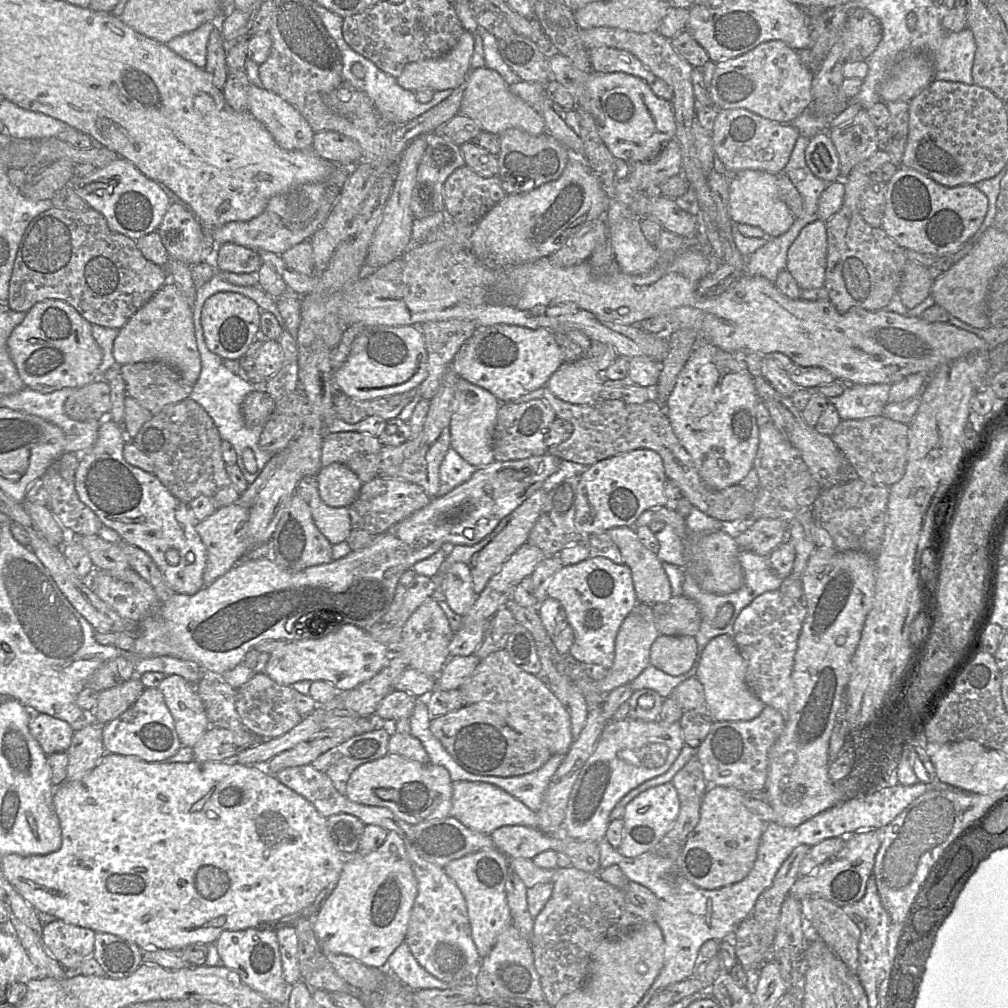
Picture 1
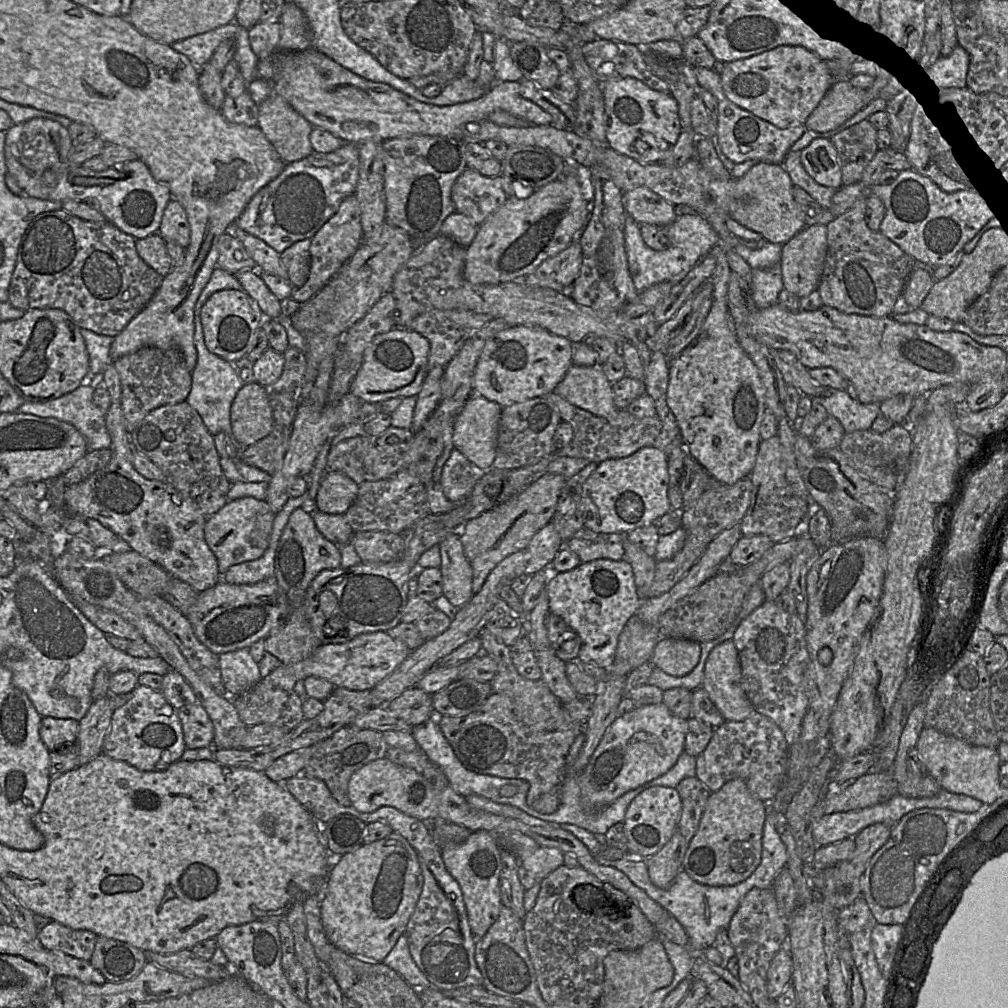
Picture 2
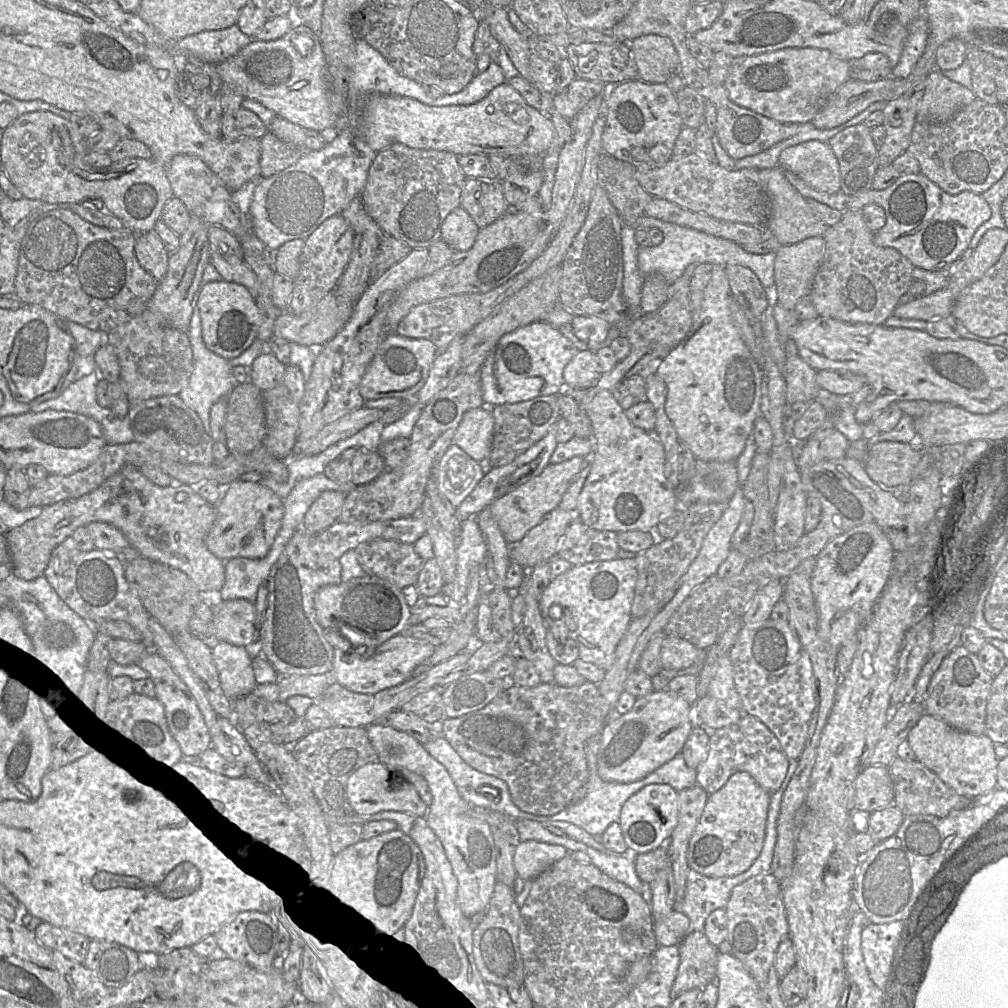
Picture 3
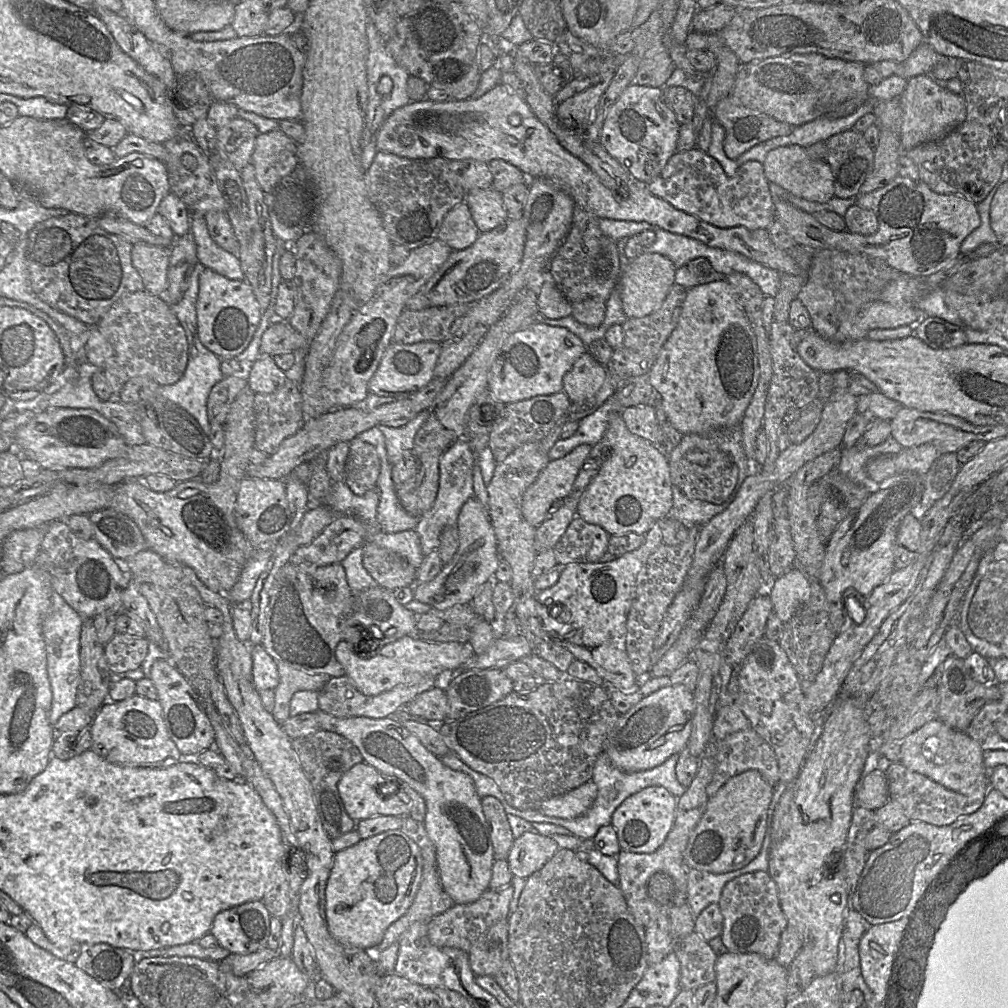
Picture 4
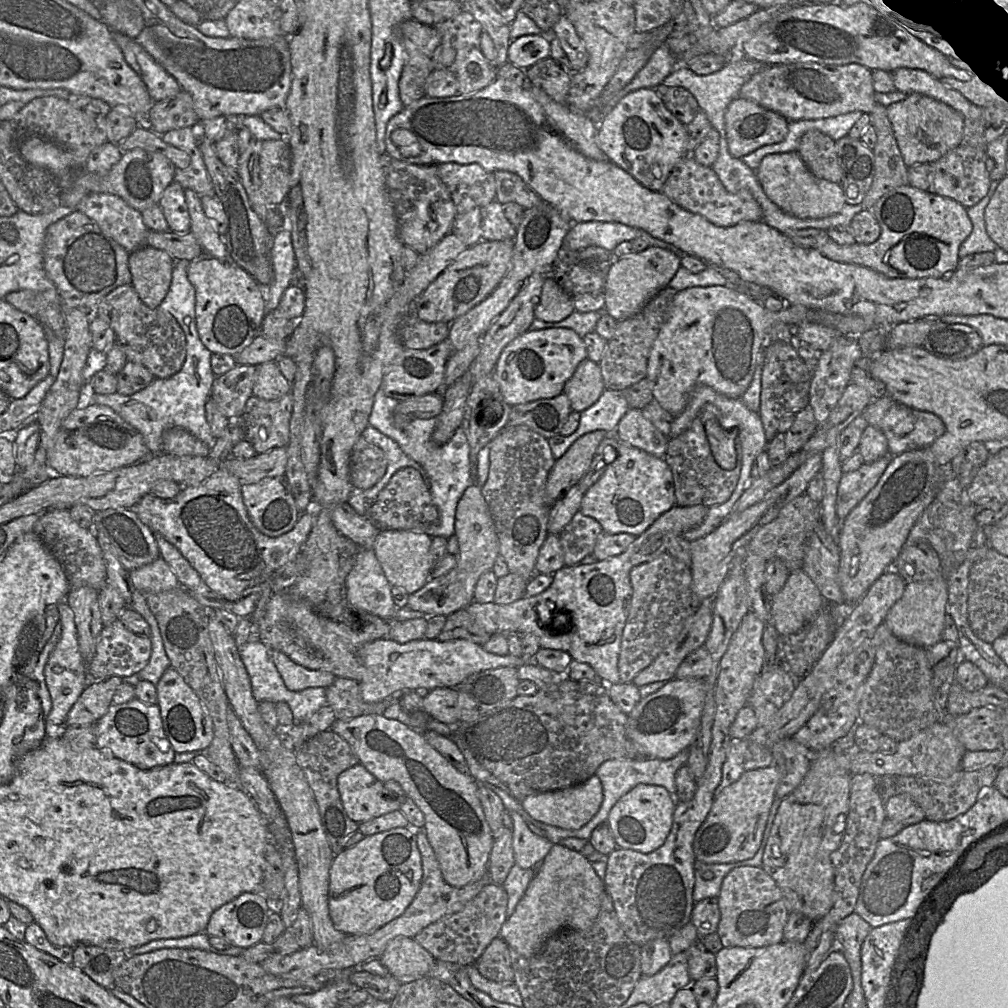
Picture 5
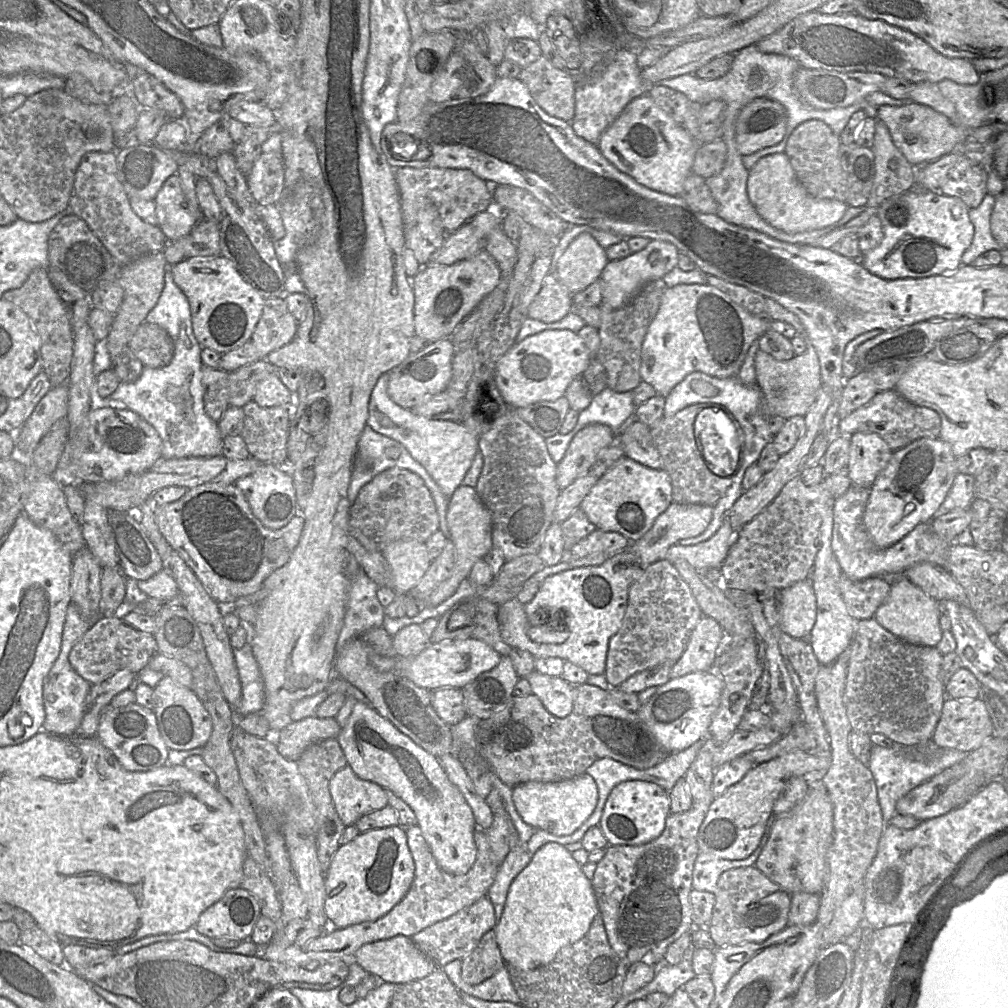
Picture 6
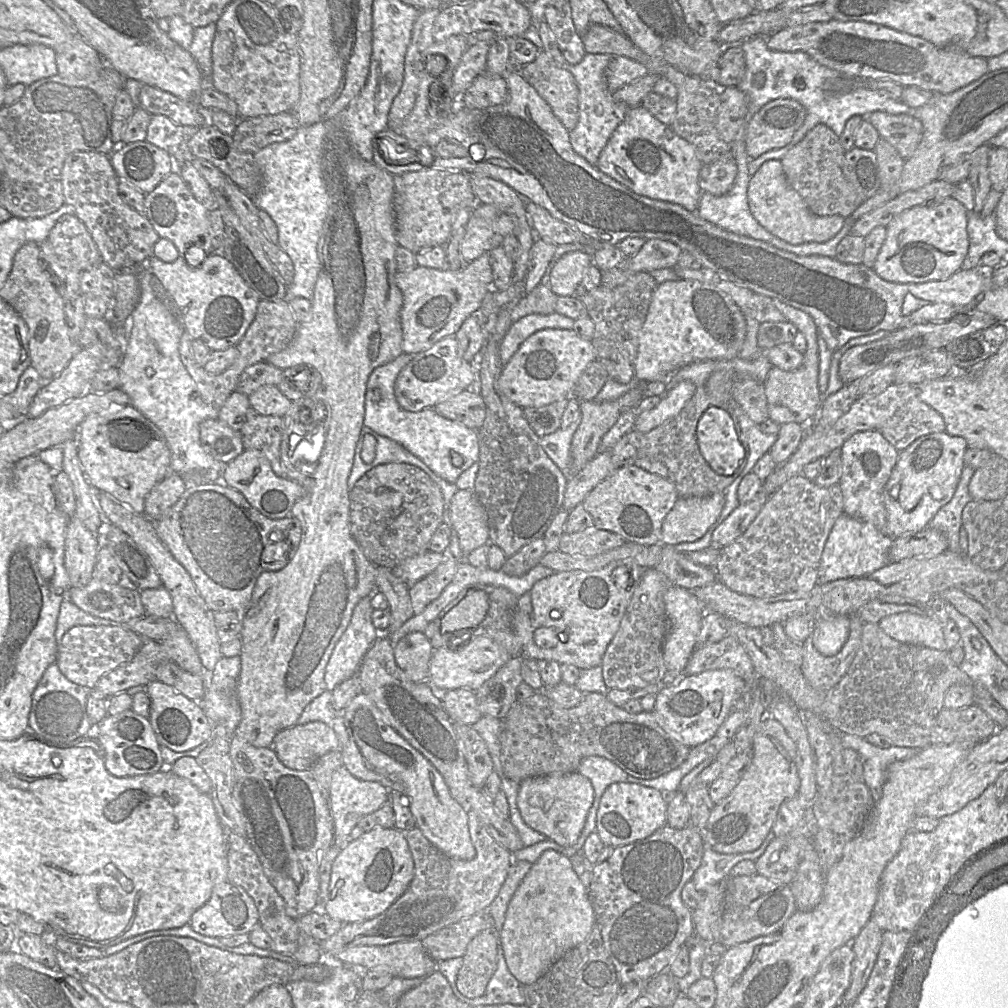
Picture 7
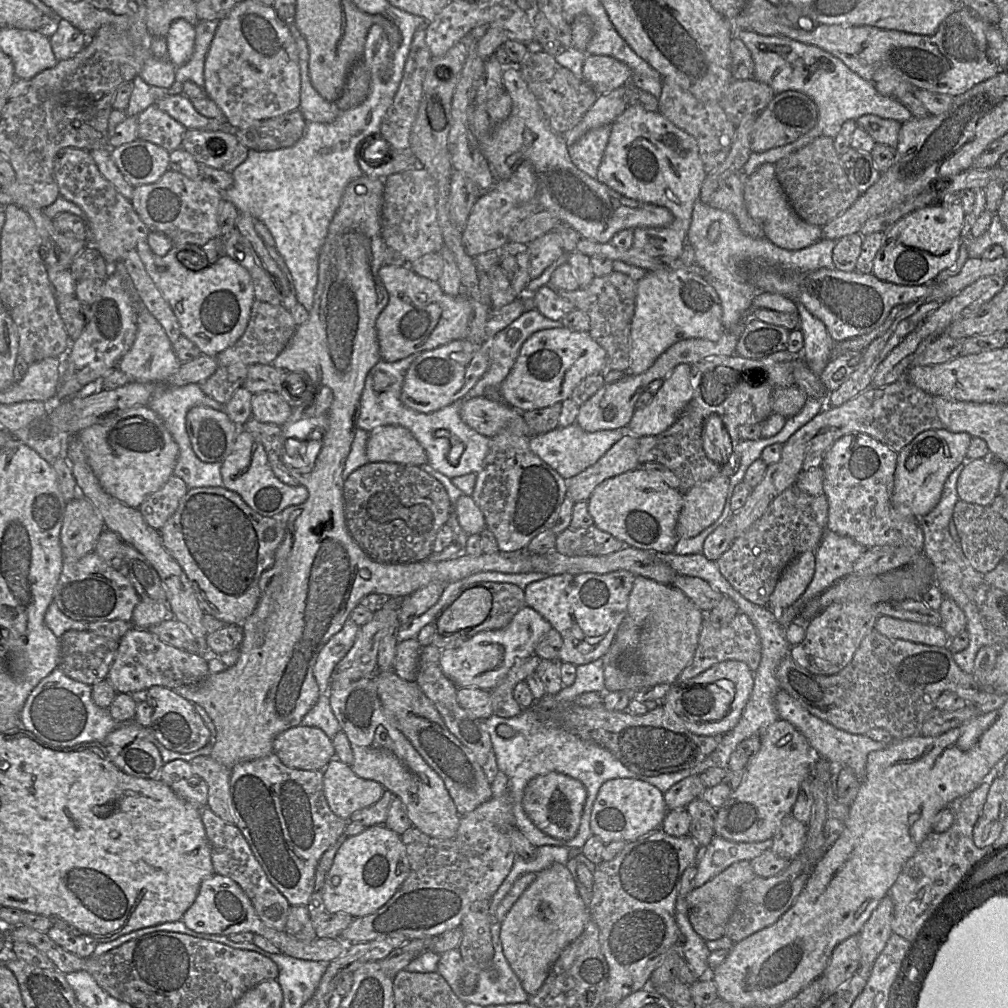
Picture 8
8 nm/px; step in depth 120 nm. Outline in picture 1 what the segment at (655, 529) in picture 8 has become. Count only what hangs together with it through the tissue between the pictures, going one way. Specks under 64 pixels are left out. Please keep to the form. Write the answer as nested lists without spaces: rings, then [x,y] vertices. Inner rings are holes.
[[[583,357],[574,362],[564,362],[551,375],[545,387],[565,402],[593,405],[601,400],[603,382],[603,373]],[[639,448],[602,459],[588,466],[579,477],[575,526],[585,536],[606,532],[619,526],[634,527],[635,521],[644,511],[653,507],[664,507],[667,503],[665,495],[667,476],[663,461],[661,456],[651,449]]]

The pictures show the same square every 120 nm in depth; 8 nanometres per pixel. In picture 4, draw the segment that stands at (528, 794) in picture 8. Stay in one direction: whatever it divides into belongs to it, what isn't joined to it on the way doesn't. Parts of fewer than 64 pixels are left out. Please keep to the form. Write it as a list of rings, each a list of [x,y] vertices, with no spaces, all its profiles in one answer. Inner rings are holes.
[[[591,779],[577,788],[544,801],[538,811],[546,816],[573,819],[583,815],[597,797],[597,786]]]

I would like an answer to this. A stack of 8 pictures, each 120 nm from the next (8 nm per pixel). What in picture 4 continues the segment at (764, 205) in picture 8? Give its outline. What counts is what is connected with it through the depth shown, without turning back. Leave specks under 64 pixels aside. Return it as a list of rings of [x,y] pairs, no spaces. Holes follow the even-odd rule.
[[[790,145],[771,150],[766,155],[763,170],[769,184],[775,183],[796,197],[819,203],[835,197],[834,176],[828,162],[812,159],[804,147]]]

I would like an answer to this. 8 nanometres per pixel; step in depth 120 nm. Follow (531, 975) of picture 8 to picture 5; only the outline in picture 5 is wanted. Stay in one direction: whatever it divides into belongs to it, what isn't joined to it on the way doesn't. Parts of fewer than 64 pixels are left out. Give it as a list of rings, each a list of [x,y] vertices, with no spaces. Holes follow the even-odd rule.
[[[554,844],[535,867],[534,875],[514,912],[503,923],[499,937],[523,957],[537,954],[546,940],[561,929],[587,930],[594,923],[605,893],[603,880],[578,851]]]

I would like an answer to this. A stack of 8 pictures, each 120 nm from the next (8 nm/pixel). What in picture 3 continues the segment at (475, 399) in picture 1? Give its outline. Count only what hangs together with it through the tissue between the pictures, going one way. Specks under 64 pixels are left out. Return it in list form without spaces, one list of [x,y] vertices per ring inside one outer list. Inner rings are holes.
[[[479,407],[468,410],[456,430],[453,444],[459,446],[471,458],[480,462],[490,457],[494,435],[492,410]]]

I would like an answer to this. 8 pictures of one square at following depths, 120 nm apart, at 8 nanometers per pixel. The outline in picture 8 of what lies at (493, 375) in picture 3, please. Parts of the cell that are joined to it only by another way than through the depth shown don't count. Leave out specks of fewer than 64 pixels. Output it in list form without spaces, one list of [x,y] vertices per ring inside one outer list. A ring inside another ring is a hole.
[[[565,326],[535,332],[522,345],[507,377],[499,387],[501,400],[525,412],[552,406],[571,397],[573,390],[587,376],[607,370],[607,353],[589,332]]]

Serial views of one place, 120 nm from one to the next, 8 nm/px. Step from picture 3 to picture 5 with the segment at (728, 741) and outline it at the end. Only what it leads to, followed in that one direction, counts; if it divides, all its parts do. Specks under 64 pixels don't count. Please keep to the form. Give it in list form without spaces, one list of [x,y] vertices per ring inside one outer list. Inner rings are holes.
[[[732,738],[722,765],[721,780],[715,788],[715,797],[744,772],[764,768],[774,764],[770,748],[762,746],[748,738]]]

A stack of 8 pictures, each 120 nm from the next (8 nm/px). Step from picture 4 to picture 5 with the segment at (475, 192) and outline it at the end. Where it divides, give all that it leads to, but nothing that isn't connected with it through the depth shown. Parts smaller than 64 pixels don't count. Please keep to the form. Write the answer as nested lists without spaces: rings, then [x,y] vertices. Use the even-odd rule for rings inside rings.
[[[497,200],[480,208],[482,240],[513,240],[516,228],[504,215],[503,205]]]

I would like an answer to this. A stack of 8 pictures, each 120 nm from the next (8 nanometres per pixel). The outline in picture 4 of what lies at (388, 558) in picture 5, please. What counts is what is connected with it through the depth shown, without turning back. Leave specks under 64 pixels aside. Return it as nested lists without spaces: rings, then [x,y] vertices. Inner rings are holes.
[[[415,529],[396,533],[372,532],[367,541],[389,549],[402,556],[411,566],[418,569],[423,561],[420,539]]]

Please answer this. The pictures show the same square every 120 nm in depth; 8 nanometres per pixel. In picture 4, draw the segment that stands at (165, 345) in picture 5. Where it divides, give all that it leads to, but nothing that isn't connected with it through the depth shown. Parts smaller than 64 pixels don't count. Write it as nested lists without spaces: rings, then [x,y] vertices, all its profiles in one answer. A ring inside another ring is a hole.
[[[145,290],[125,293],[110,306],[97,327],[111,343],[116,361],[129,378],[145,376],[166,386],[183,377],[189,360],[186,332],[171,306],[161,297]]]

